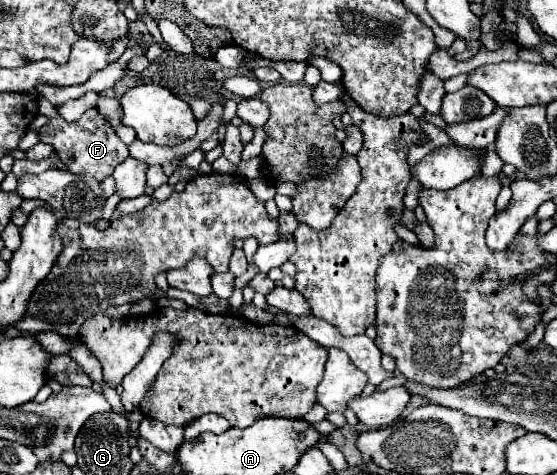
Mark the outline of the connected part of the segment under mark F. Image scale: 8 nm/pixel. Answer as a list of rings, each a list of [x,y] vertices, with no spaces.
[[[39,97],[39,113],[49,117],[49,121],[39,131],[39,141],[53,145],[65,167],[75,175],[89,175],[97,181],[103,181],[113,173],[113,169],[119,163],[123,163],[129,157],[127,147],[117,139],[117,135],[113,133],[113,129],[97,109],[89,109],[79,121],[67,123],[59,115],[55,105],[51,105],[45,97]]]

